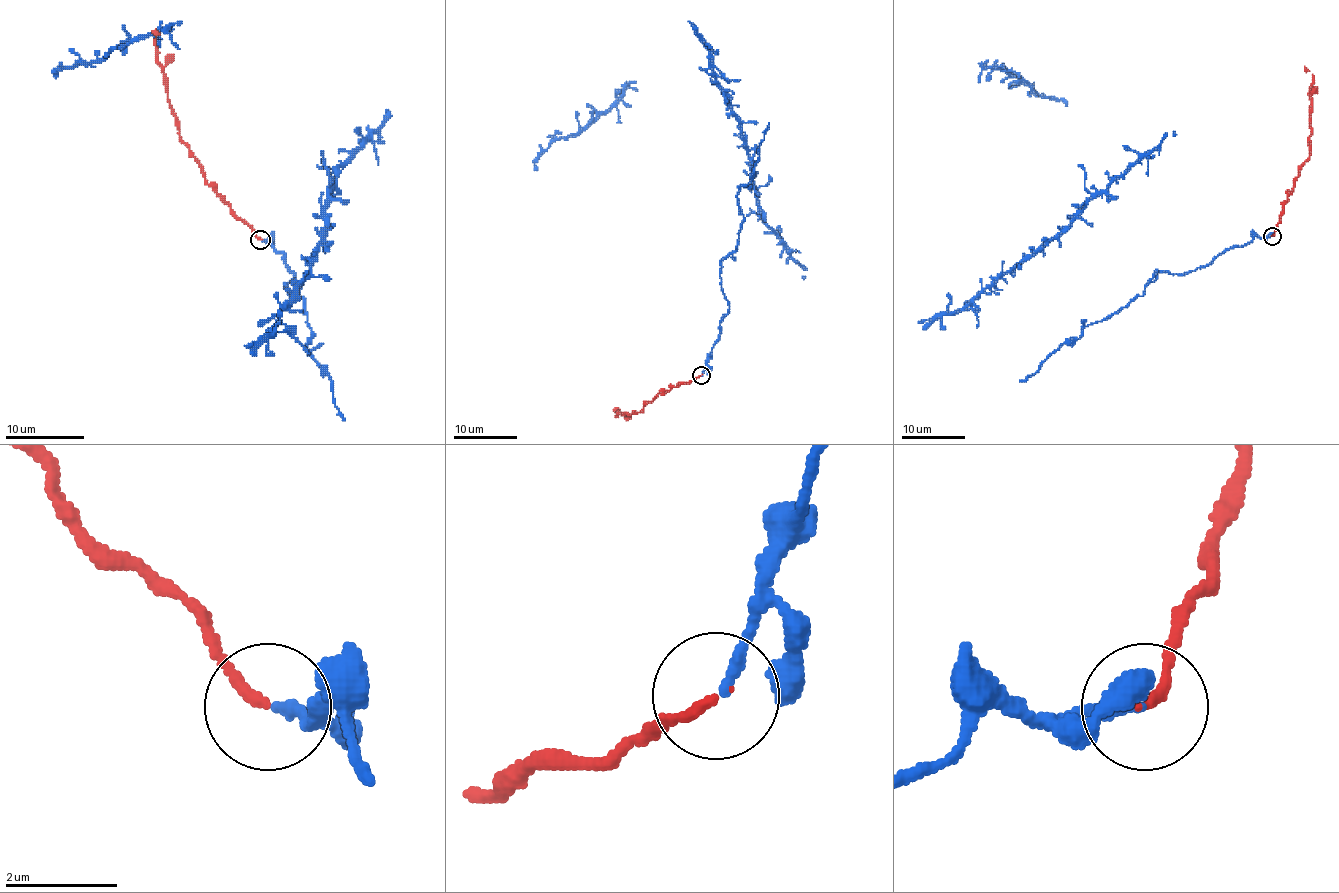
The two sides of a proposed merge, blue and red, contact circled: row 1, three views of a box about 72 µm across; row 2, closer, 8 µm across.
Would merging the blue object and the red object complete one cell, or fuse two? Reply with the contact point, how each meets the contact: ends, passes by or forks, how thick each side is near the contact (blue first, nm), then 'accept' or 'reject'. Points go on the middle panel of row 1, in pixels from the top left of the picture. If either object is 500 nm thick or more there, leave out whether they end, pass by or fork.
place (701, 375); blue ends; red ends; calibres 200 and 180 nm; accept

